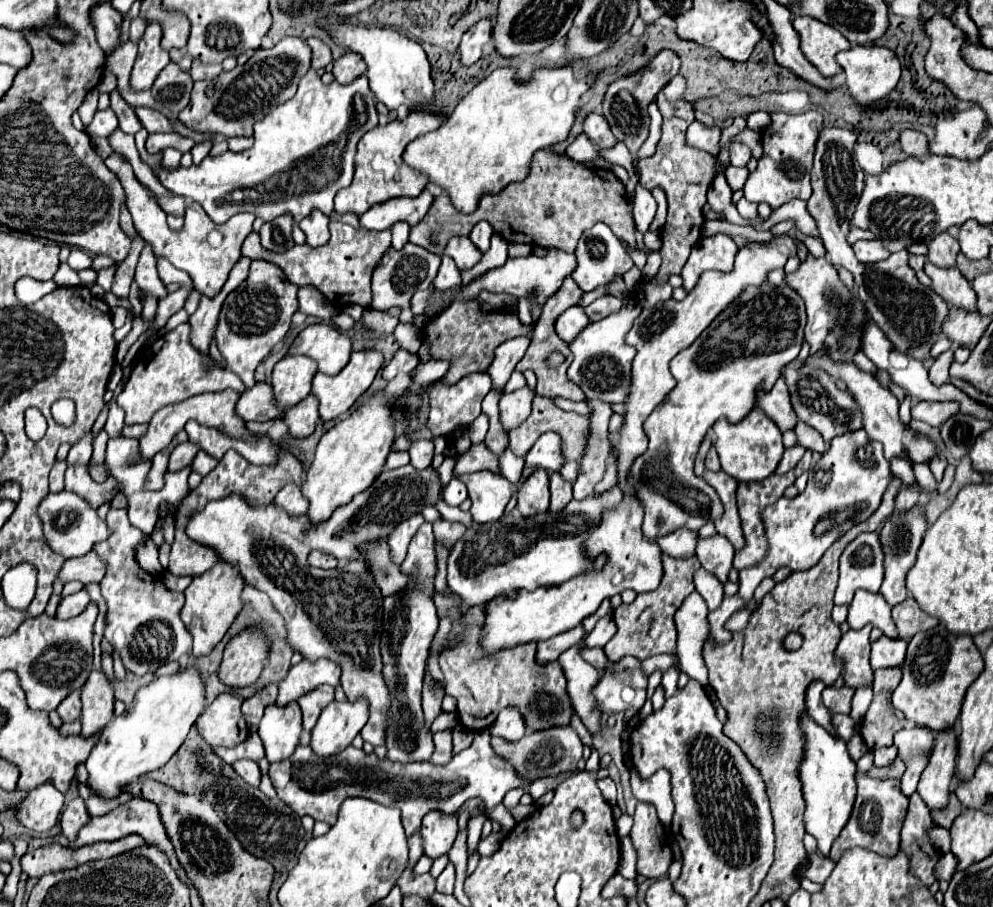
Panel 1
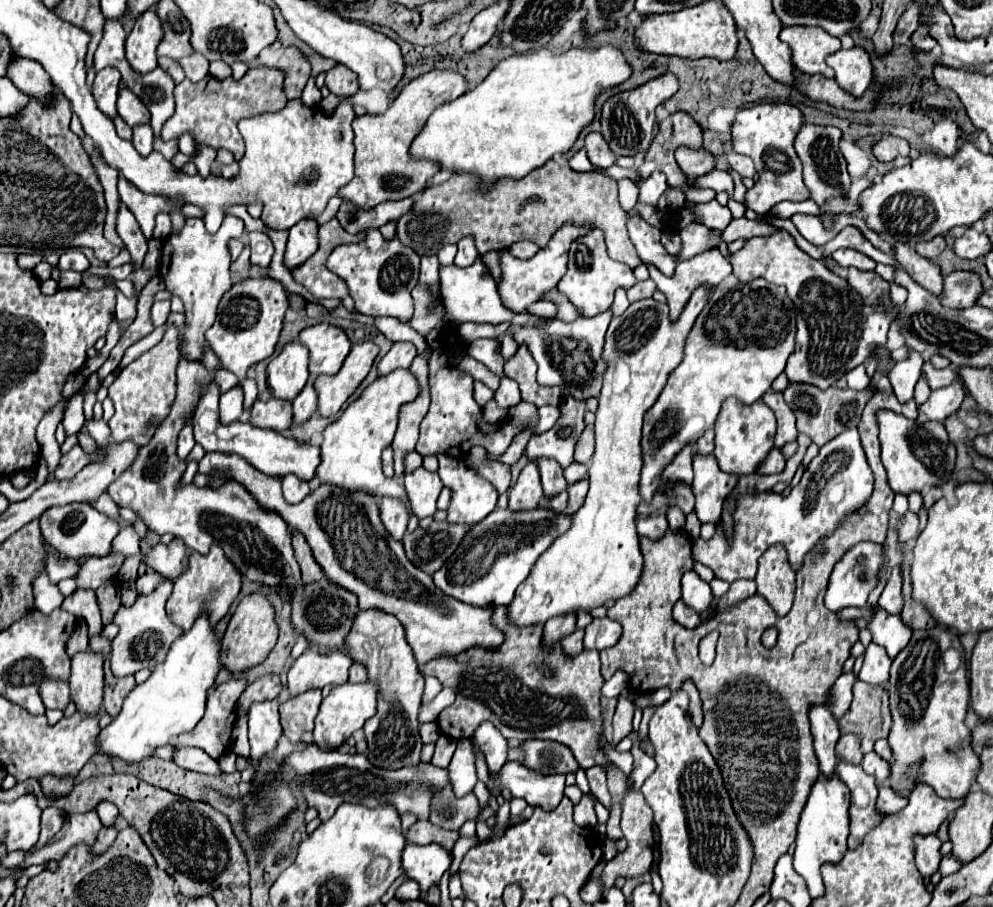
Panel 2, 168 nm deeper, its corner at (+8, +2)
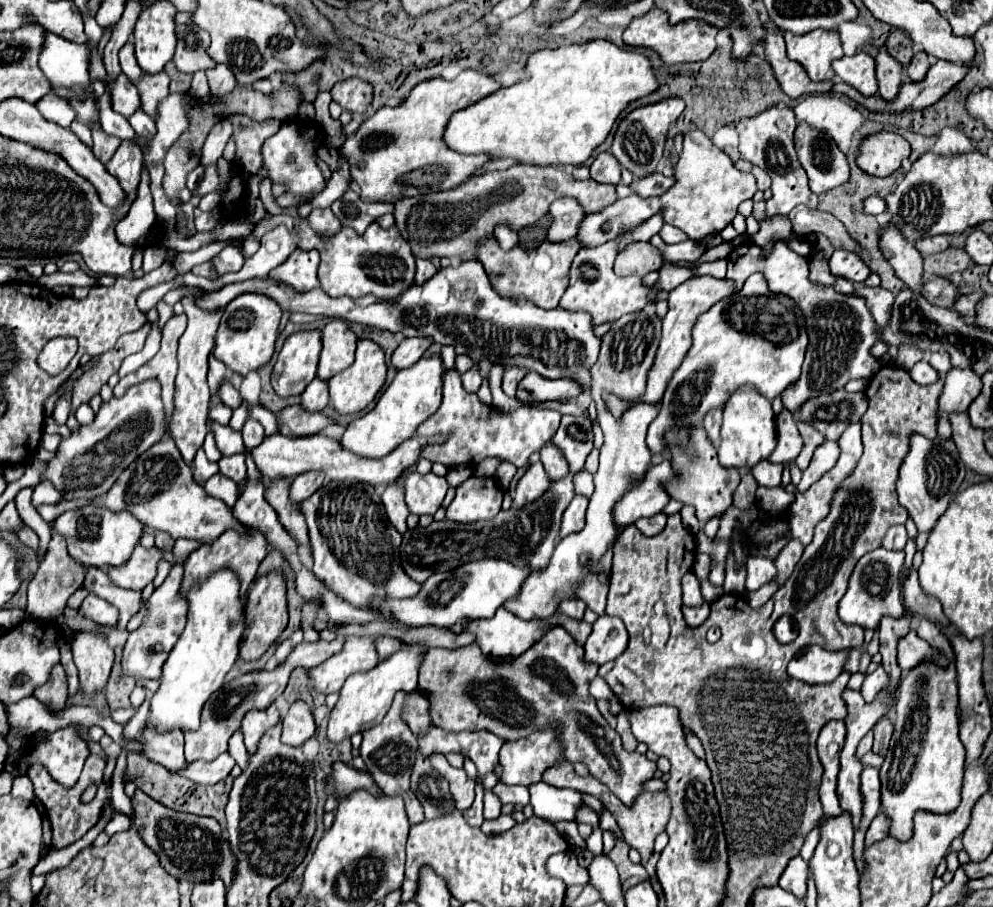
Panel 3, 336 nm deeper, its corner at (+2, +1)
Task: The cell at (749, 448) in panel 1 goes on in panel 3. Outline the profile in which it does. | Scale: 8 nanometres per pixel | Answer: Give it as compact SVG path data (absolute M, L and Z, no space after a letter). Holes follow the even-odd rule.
M736 389L728 403L724 405L724 423L722 423L722 443L718 447L718 459L722 467L734 469L752 469L756 463L766 459L776 447L776 421L772 405L756 389Z

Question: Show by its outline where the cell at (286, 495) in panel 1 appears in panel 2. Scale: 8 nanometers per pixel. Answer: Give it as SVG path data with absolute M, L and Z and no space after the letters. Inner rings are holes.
M288 474L282 478L282 490L284 490L284 500L288 504L298 504L310 494L310 482L306 482L294 474Z

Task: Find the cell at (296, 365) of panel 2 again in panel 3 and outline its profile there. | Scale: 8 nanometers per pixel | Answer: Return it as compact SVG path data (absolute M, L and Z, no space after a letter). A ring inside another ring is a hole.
M298 331L290 335L272 371L272 387L280 397L300 395L316 377L320 355L320 331Z

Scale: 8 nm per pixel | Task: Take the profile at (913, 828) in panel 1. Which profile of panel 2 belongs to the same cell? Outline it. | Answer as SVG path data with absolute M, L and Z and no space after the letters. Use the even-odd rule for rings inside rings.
M916 836L916 866L924 878L932 876L938 870L942 860L940 846L942 842L936 836L928 836L928 838Z

